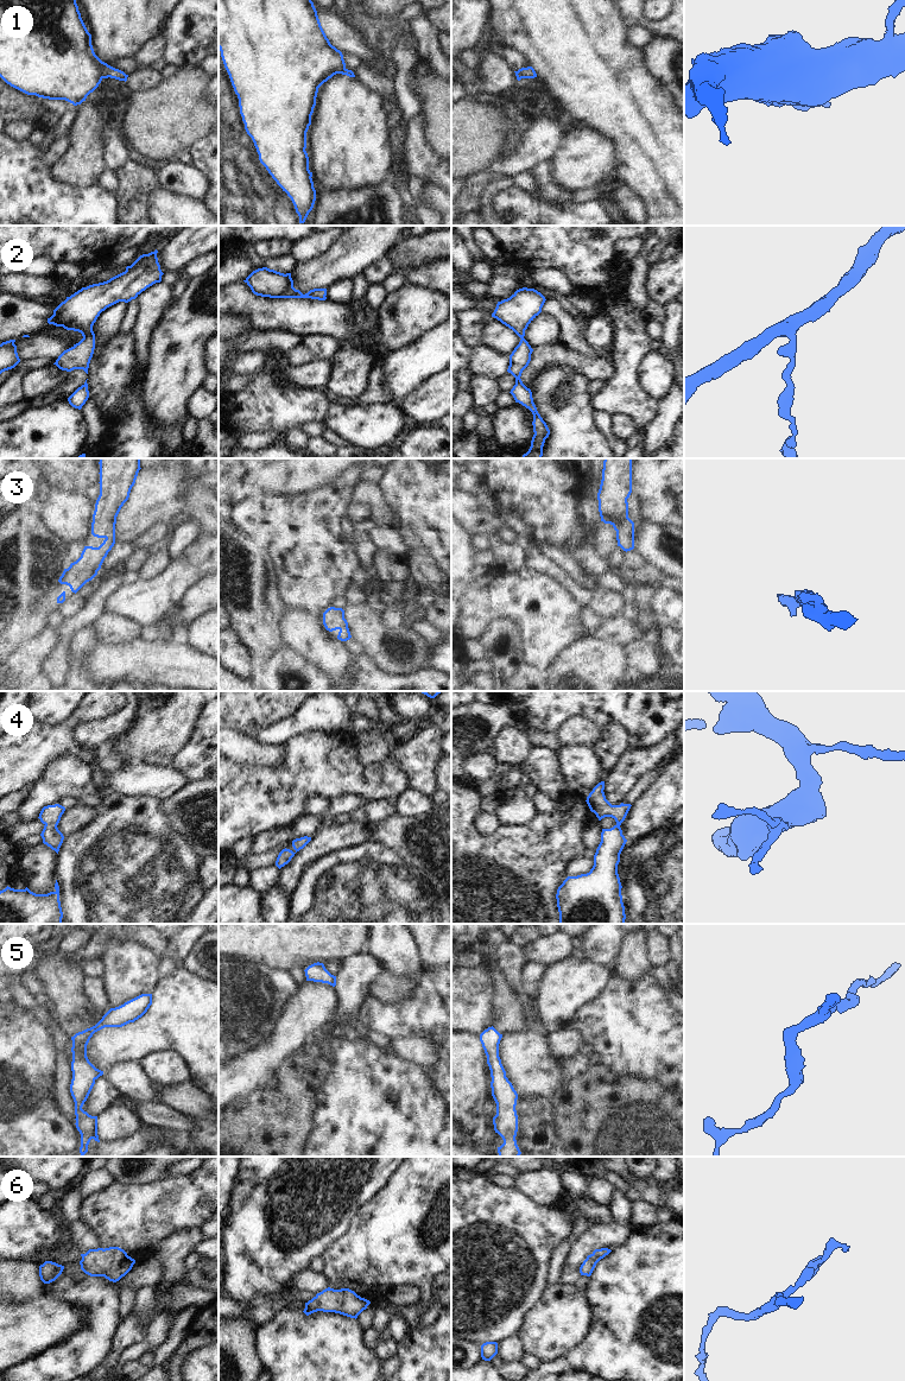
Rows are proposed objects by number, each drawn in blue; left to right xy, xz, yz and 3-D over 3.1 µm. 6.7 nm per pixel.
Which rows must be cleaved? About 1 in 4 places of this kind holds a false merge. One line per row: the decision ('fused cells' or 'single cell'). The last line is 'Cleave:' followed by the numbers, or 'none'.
1: single cell
2: single cell
3: single cell
4: single cell
5: single cell
6: single cell
Cleave: none

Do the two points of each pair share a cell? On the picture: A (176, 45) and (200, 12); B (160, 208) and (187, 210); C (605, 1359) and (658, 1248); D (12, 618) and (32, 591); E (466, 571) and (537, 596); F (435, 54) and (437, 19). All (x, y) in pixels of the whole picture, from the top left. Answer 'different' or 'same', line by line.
A: same
B: same
C: same
D: different
E: different
F: different

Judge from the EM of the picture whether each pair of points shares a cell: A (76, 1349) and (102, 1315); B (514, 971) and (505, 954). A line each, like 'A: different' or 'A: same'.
A: same
B: same

